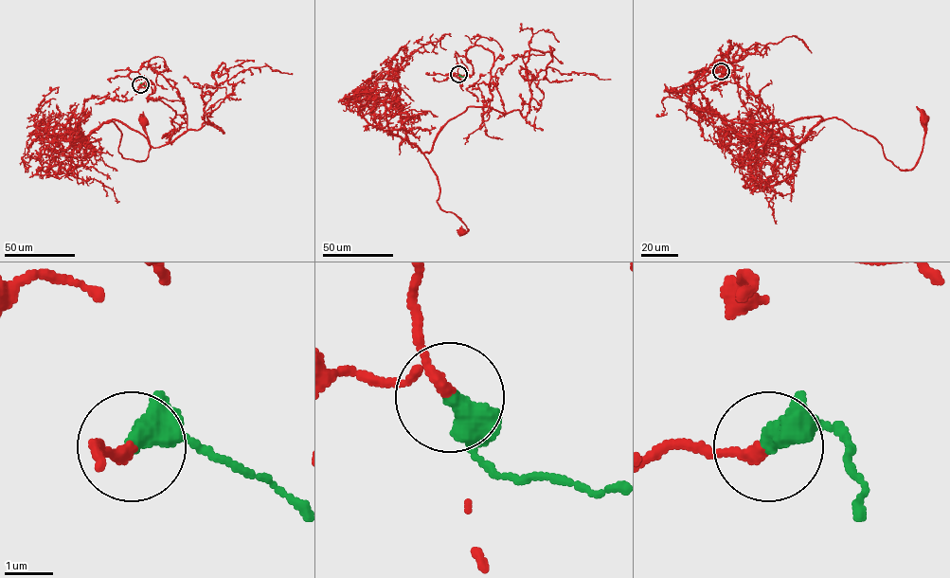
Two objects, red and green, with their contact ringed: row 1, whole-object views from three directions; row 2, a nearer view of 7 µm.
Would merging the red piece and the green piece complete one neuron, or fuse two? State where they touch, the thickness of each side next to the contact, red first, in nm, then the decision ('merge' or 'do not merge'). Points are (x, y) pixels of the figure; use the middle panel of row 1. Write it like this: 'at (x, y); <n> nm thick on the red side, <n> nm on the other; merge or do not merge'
at (458, 74); 240 nm thick on the red side, 500 nm on the other; merge

